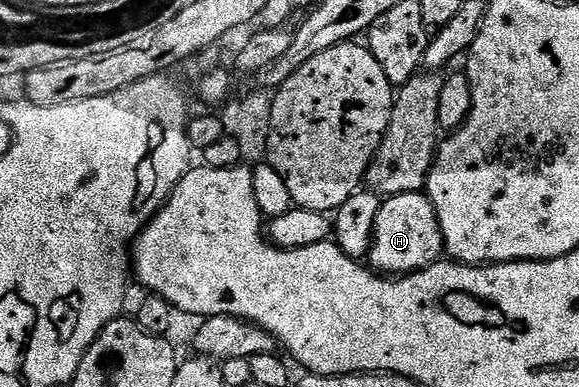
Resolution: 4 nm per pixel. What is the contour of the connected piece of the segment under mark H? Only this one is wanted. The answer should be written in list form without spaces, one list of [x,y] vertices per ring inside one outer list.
[[[425,192],[399,194],[382,199],[379,218],[375,218],[373,249],[369,251],[368,263],[378,273],[392,277],[418,272],[442,259],[445,252],[443,234],[435,206]]]

